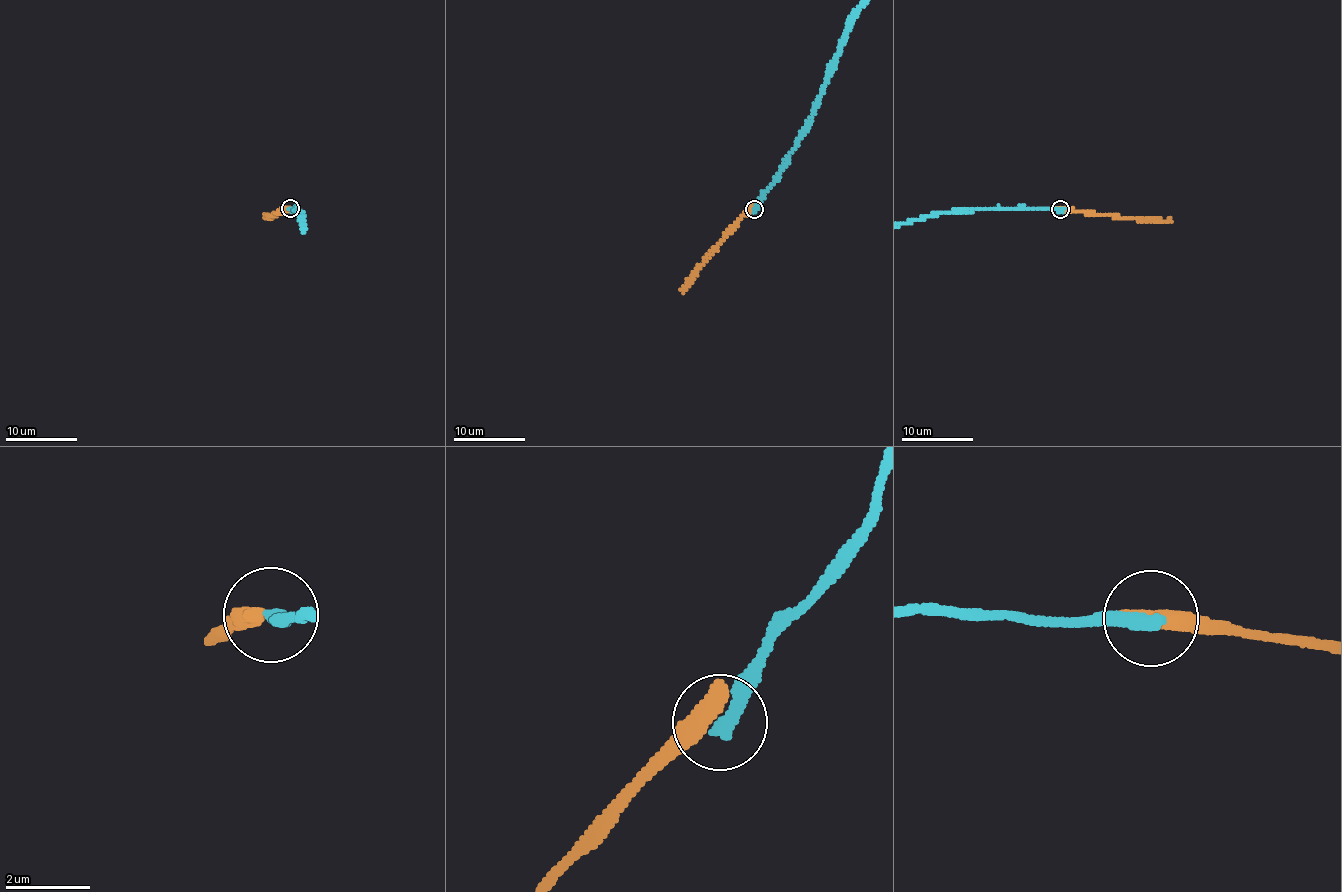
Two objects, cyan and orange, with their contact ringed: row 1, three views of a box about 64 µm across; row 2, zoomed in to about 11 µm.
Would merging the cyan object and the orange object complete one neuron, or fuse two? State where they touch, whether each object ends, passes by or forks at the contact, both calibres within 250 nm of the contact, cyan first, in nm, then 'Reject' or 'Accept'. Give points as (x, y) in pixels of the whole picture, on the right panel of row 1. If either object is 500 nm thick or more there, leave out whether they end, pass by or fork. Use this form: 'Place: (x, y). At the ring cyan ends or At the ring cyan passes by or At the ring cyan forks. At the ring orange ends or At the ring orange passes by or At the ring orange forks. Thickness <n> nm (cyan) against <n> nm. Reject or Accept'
Place: (1060, 209). Thickness 400 nm (cyan) against 550 nm. Reject

